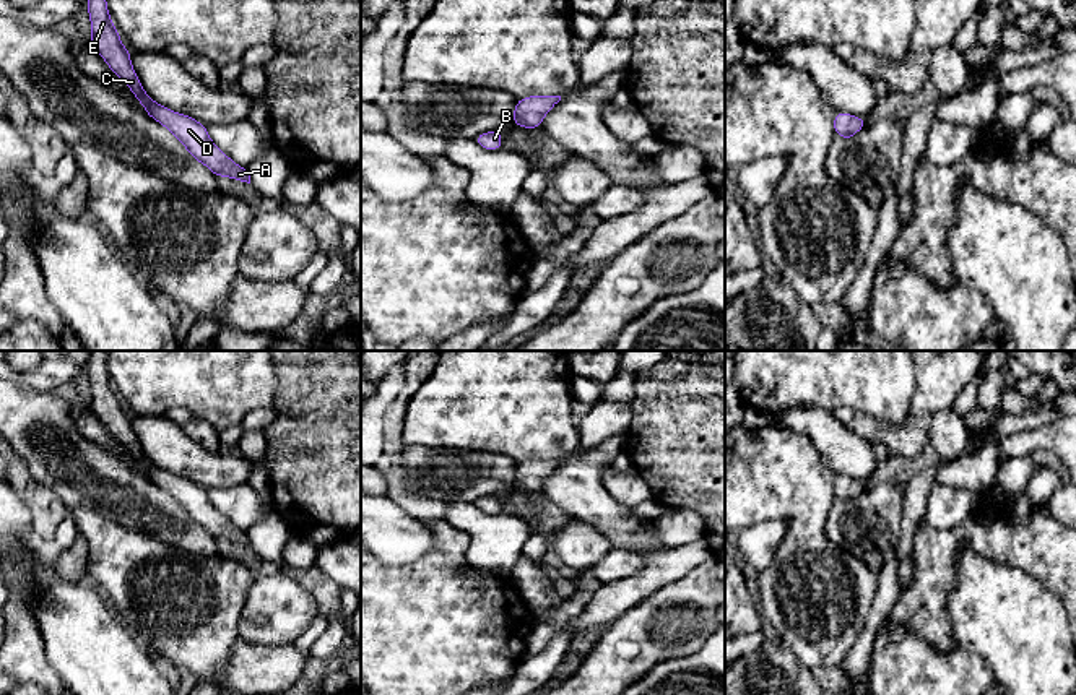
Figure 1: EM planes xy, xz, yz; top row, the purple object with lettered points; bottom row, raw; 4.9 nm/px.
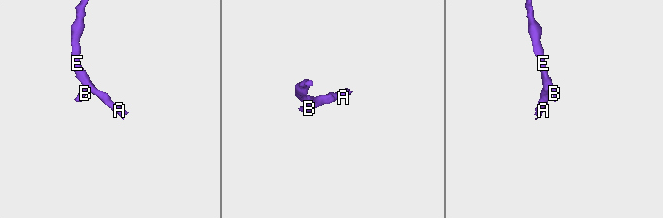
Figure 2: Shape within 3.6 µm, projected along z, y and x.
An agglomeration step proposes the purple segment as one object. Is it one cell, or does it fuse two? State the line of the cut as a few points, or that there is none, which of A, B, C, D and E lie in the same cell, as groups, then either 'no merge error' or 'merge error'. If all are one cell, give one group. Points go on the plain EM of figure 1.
no cut | A B C D E | no merge error

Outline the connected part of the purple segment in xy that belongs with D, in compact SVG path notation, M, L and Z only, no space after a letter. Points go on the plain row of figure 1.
M93 351L86 373L89 375L89 408L109 429L111 435L127 447L137 464L145 471L146 479L166 490L189 515L189 518L206 529L216 541L236 542L250 547L247 531L237 529L210 502L208 494L198 484L174 476L154 466L143 453L130 424L130 412L120 406L106 365L106 351Z

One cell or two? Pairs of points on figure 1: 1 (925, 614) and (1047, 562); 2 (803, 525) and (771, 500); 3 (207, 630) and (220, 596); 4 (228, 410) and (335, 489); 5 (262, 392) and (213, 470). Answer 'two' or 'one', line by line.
1: one
2: one
3: one
4: two
5: two

